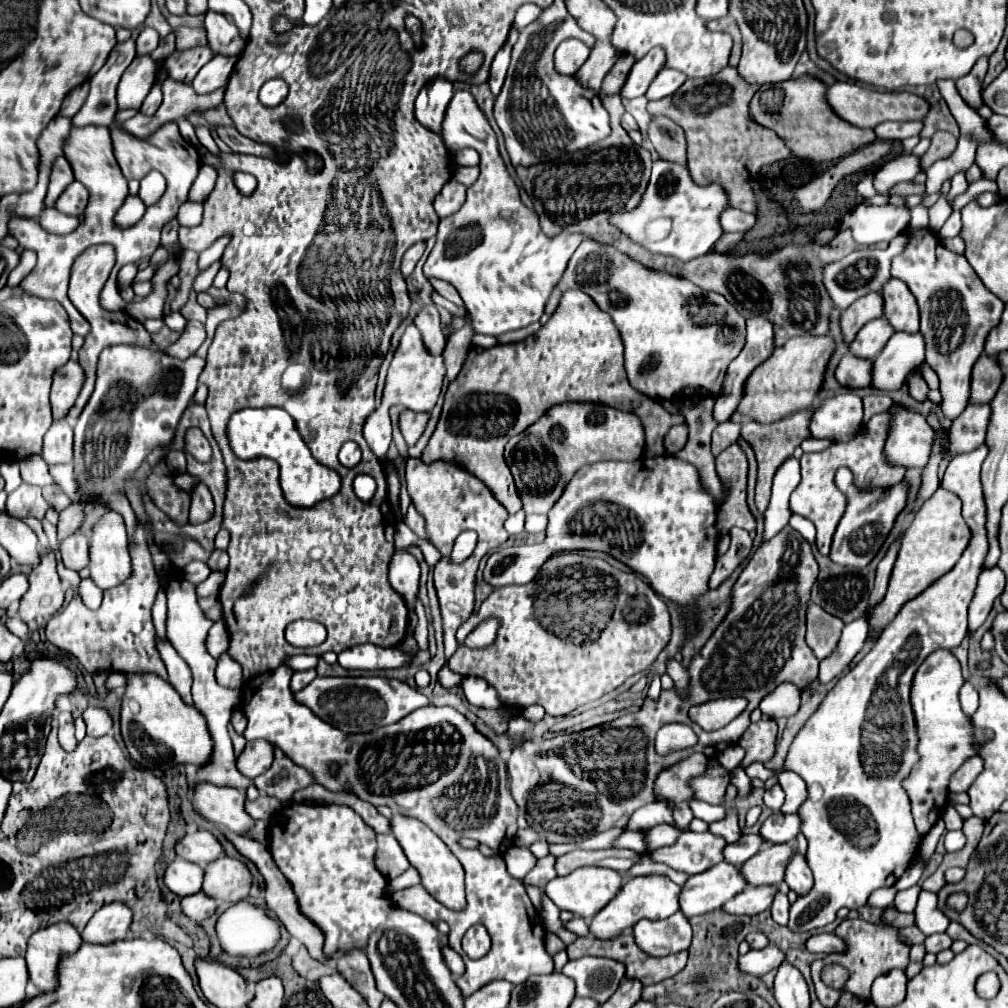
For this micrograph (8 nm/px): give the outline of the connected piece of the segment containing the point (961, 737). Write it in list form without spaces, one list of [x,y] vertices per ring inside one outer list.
[[[947,649],[933,651],[919,671],[915,673],[913,687],[911,687],[911,705],[917,717],[919,729],[919,753],[921,761],[913,775],[905,781],[905,789],[911,799],[911,813],[919,833],[927,833],[935,821],[941,817],[947,805],[947,785],[951,773],[971,755],[975,755],[975,747],[989,739],[989,733],[977,733],[971,729],[971,721],[965,717],[959,705],[959,689],[963,685],[961,665],[957,657]]]

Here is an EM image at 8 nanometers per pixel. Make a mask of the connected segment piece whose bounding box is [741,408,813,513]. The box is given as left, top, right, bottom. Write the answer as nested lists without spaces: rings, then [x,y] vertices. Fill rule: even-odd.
[[[813,408],[805,409],[793,413],[791,417],[785,417],[773,425],[757,425],[755,421],[749,421],[741,427],[741,439],[745,439],[751,449],[755,451],[757,457],[757,487],[755,487],[755,505],[759,509],[759,513],[765,513],[767,505],[769,505],[769,497],[771,497],[771,479],[775,469],[793,455],[793,449],[803,441],[810,437],[808,430],[809,421],[813,414]]]

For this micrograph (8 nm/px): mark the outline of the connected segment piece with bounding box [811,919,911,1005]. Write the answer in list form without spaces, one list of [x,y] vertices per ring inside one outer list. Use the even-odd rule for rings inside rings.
[[[845,919],[835,929],[835,935],[845,941],[847,951],[831,953],[831,955],[825,955],[823,959],[817,959],[811,963],[811,977],[813,977],[815,993],[821,1001],[821,1005],[835,1005],[843,993],[865,993],[865,997],[869,997],[869,989],[871,989],[871,983],[875,981],[875,977],[879,977],[895,967],[905,969],[909,963],[909,949],[911,947],[899,939],[897,929],[893,929],[893,927],[873,925],[869,921],[863,921],[863,919]],[[825,963],[839,963],[849,971],[849,979],[847,979],[843,989],[831,989],[831,987],[823,985],[819,975],[821,975],[821,969]]]

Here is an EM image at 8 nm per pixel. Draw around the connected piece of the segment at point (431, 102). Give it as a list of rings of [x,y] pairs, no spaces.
[[[437,77],[429,81],[429,85],[425,85],[425,89],[419,93],[415,101],[417,121],[429,131],[441,133],[441,125],[451,97],[453,97],[453,85],[447,79]]]

